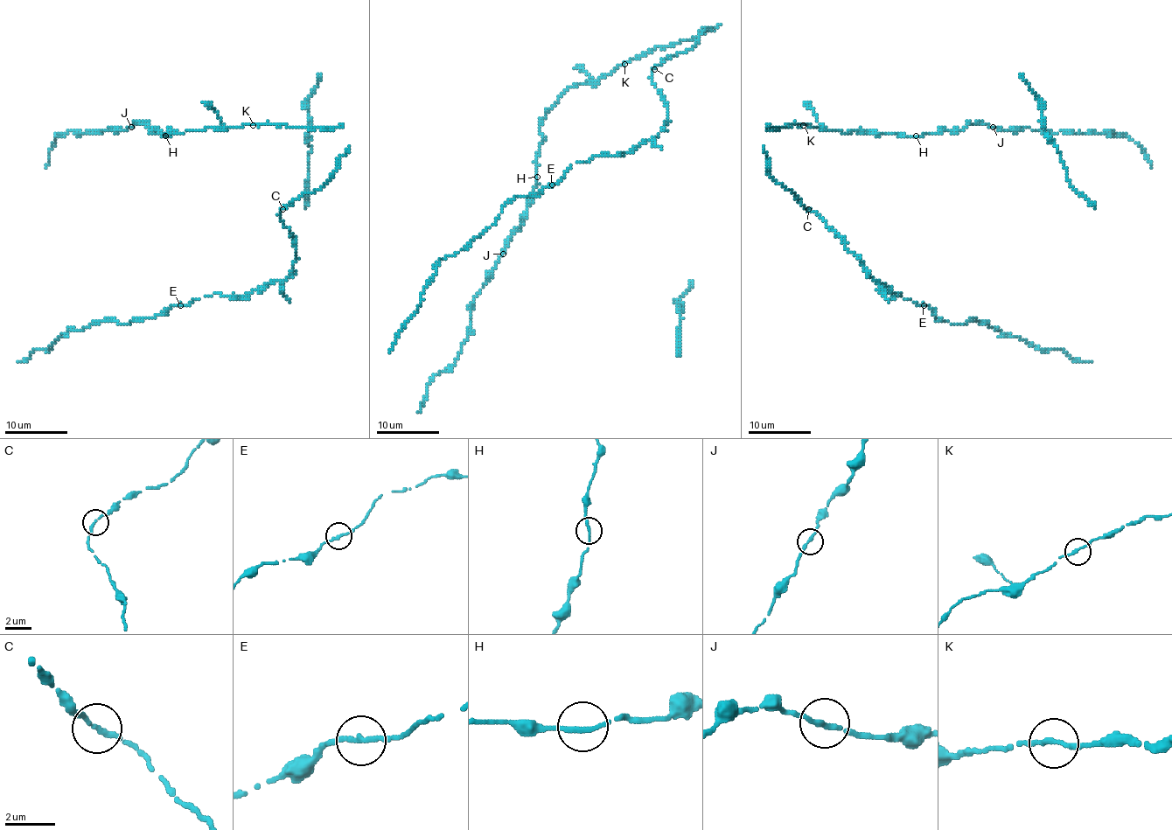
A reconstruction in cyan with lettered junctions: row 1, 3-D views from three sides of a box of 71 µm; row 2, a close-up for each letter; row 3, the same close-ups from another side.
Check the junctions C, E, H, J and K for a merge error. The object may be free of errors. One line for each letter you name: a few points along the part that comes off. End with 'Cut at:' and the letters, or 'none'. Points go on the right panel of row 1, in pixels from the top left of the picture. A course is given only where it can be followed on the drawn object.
Cut at: none

